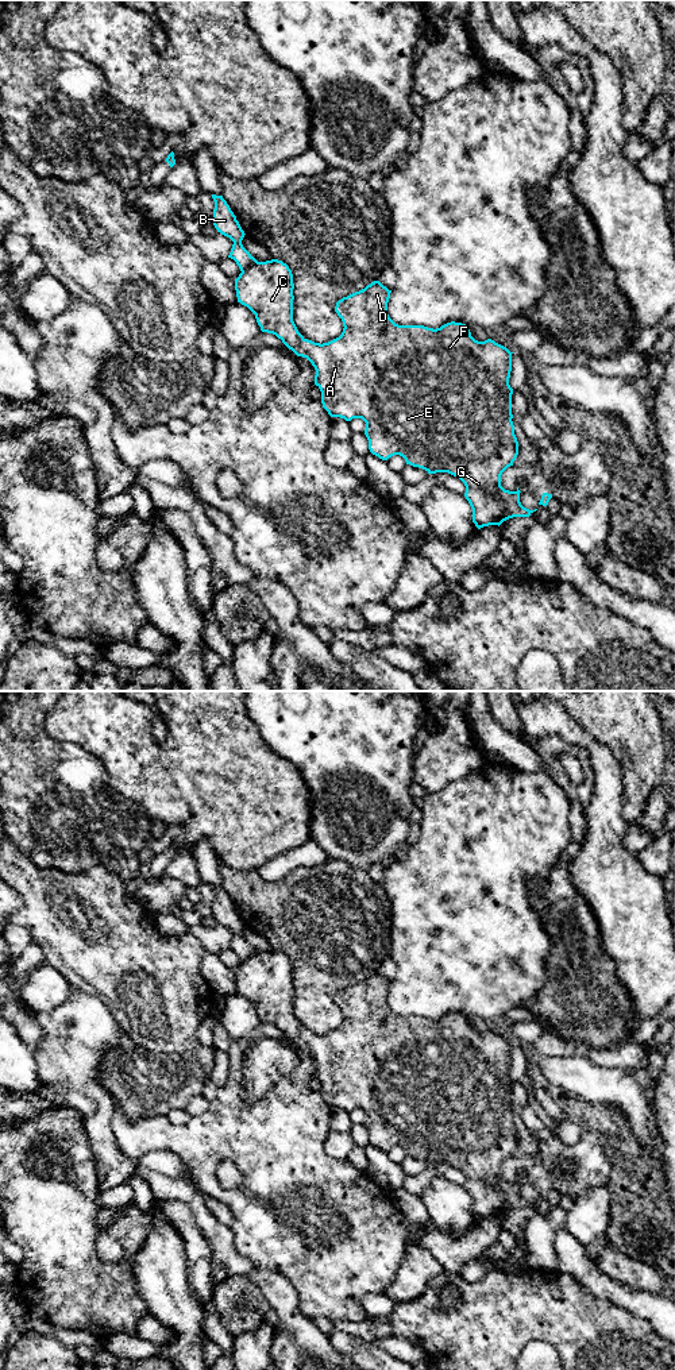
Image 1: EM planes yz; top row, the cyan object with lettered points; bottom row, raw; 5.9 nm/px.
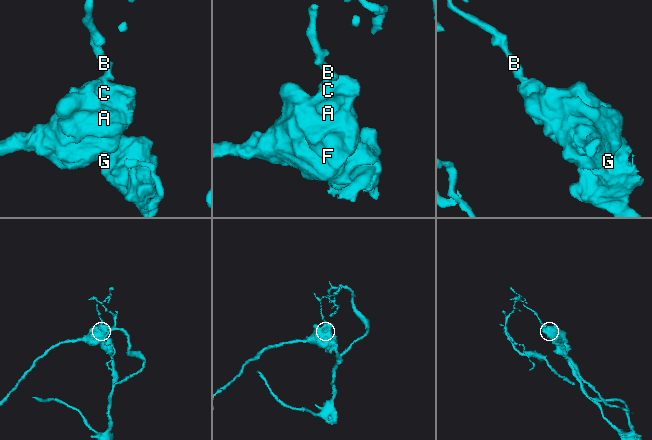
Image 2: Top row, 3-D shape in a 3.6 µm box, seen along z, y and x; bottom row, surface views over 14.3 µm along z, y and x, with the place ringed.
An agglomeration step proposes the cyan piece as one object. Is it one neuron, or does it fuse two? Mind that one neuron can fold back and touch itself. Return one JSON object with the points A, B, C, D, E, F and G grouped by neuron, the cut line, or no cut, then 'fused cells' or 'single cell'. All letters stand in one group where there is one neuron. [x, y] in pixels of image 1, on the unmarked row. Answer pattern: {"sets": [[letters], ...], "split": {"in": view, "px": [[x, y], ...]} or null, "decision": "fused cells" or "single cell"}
{"sets": [["A", "C", "D", "E", "F", "G"], ["B"]], "split": {"in": "yz", "px": [[258, 953], [242, 963]]}, "decision": "fused cells"}

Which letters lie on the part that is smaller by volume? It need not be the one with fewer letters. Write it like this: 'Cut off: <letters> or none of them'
Cut off: B

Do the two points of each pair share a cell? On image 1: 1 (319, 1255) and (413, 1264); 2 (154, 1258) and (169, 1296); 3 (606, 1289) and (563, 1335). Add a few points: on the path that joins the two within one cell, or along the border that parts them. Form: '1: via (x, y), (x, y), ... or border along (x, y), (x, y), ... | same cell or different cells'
1: border along (415, 1241), (407, 1246), (396, 1277), (385, 1289) | different cells
2: via (161, 1268), (161, 1278), (165, 1286) | same cell
3: border along (573, 1276), (597, 1297) | different cells

